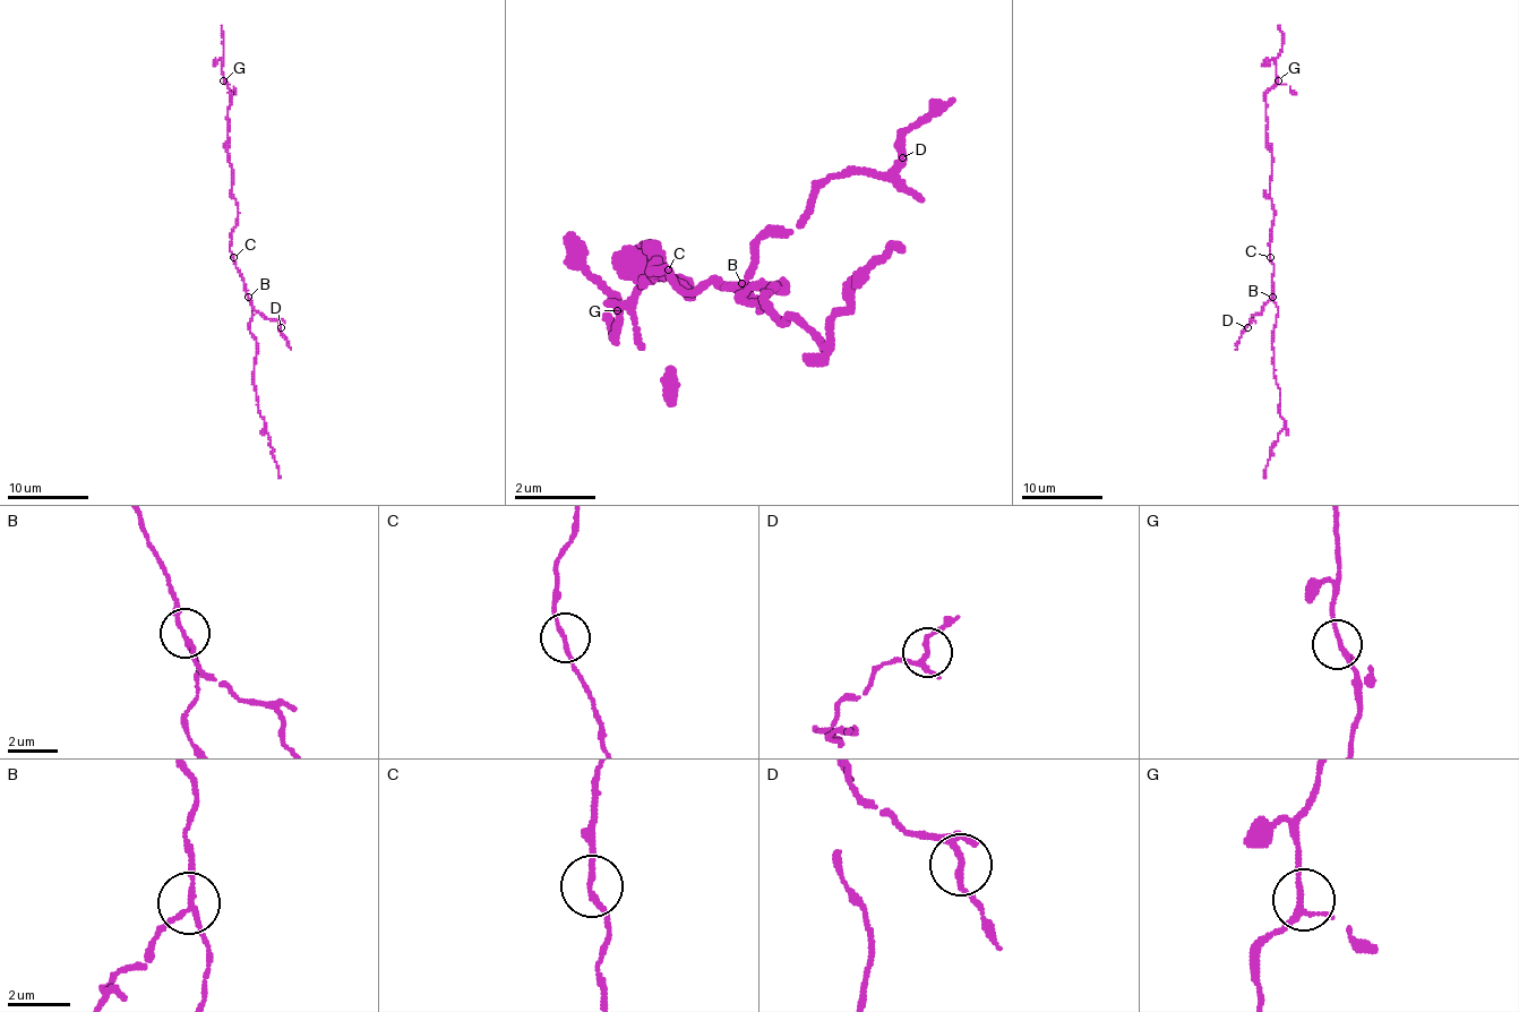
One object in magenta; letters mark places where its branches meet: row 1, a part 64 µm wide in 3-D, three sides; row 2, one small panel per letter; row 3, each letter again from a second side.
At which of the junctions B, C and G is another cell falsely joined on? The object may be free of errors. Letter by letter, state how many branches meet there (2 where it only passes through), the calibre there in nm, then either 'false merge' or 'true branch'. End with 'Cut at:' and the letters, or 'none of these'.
B: 3 branches meet; 150 nm thick; false merge
C: 2 branches meet; 160 nm thick; true branch
G: 3 branches meet; 160 nm thick; true branch
Cut at: B

